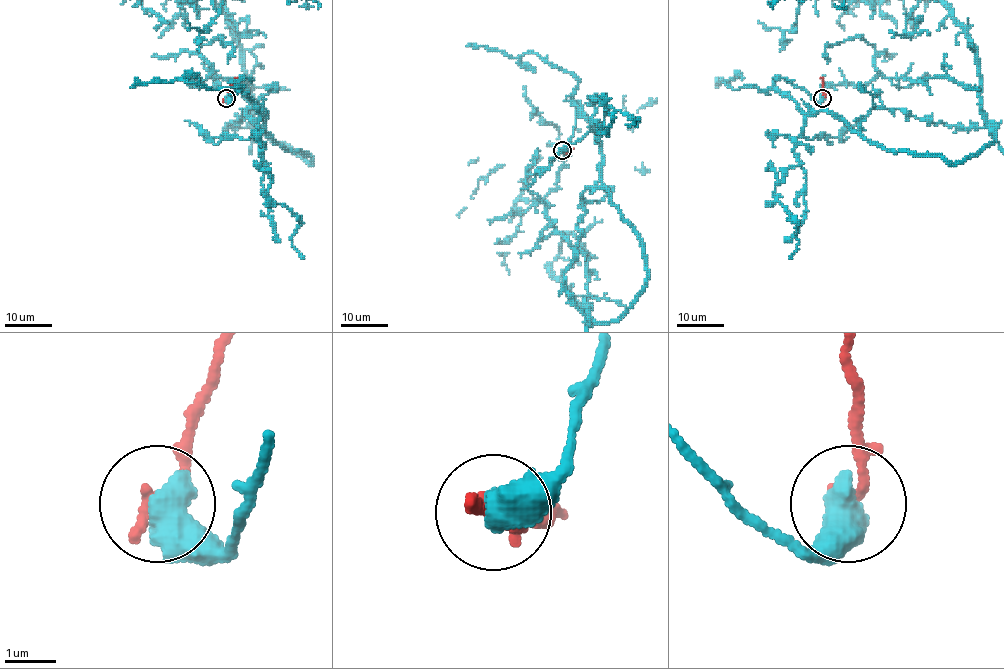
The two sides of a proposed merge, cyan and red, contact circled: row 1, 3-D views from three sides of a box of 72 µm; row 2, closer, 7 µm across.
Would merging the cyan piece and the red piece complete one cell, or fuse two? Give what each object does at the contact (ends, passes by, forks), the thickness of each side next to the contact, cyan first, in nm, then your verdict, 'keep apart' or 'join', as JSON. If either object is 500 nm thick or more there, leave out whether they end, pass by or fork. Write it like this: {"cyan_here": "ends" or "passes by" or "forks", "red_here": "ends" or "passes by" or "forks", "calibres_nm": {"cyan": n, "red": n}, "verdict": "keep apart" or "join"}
{"calibres_nm": {"cyan": 700, "red": 280}, "verdict": "keep apart"}

